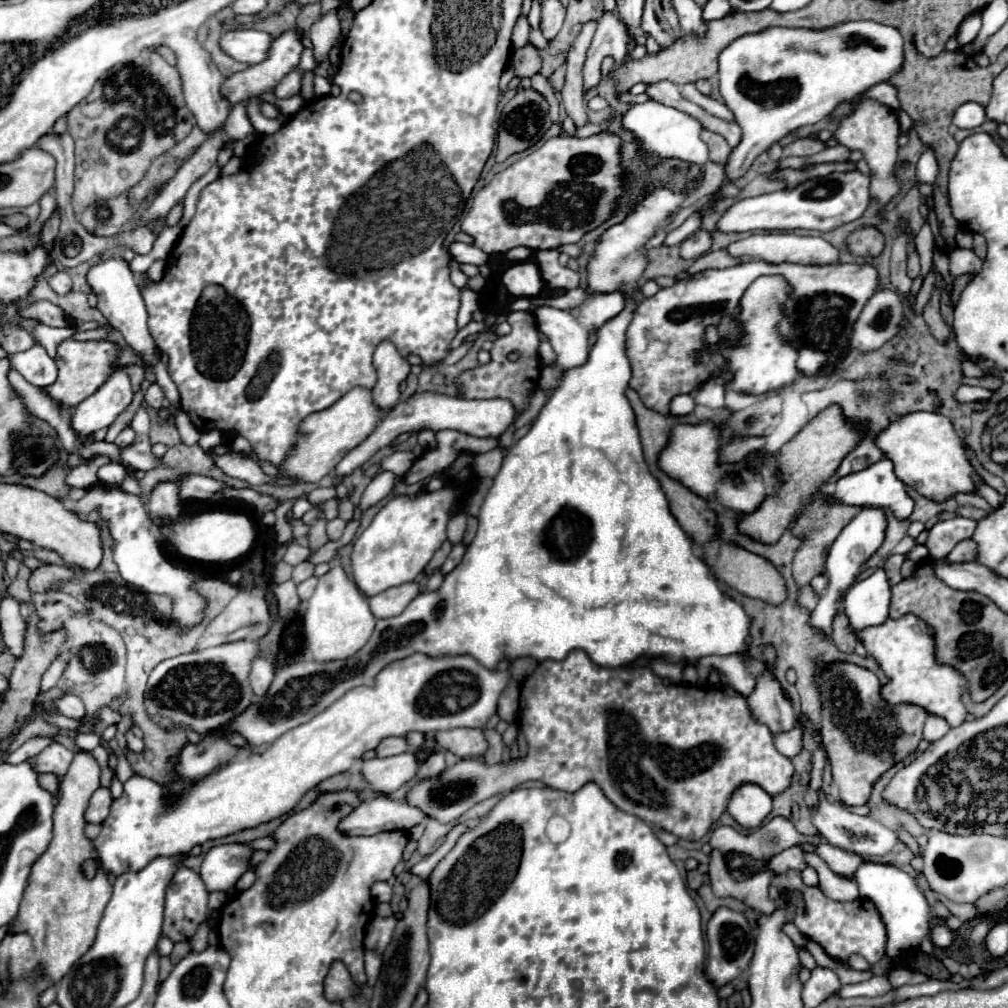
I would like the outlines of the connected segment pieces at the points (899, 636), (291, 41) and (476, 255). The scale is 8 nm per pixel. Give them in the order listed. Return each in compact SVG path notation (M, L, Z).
M905 615L901 619L887 619L885 623L867 627L857 635L867 653L879 661L881 669L889 677L889 683L883 685L883 697L887 701L893 705L899 701L915 703L933 715L945 717L949 727L959 727L965 721L961 713L963 703L959 701L959 695L965 691L965 681L955 673L955 669L935 661L931 631L919 617Z
M291 27L287 29L283 35L279 35L273 45L271 45L271 57L259 65L253 65L245 71L239 71L235 73L233 77L227 77L225 79L225 85L223 85L223 93L227 95L229 103L235 105L235 103L241 103L245 99L249 99L249 113L251 113L251 123L255 125L257 133L263 133L263 135L269 135L269 133L275 133L275 129L281 129L283 123L279 123L279 119L265 119L261 113L259 113L259 105L261 105L261 99L259 95L265 93L265 91L273 91L273 87L281 81L281 77L285 77L289 71L293 71L297 65L299 65L299 59L301 59L301 53L303 53L303 31L297 29L297 27Z
M455 241L449 245L449 253L457 263L471 263L471 265L487 265L489 263L489 255L475 245Z

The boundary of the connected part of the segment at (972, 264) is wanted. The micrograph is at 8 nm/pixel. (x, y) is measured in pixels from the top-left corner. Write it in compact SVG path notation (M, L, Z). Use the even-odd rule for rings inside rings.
M953 247L949 249L947 255L949 255L949 273L953 277L963 275L963 273L977 273L983 265L983 261L971 249Z

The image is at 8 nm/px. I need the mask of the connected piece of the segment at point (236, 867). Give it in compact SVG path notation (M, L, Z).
M243 843L213 847L201 865L201 879L209 891L229 891L237 879L249 869L253 849Z

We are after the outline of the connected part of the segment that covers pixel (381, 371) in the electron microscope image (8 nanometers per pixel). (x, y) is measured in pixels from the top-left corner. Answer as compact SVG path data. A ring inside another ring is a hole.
M389 341L379 343L373 355L373 365L379 375L379 381L371 391L373 403L383 411L383 415L387 415L399 403L399 383L409 375L411 365Z

